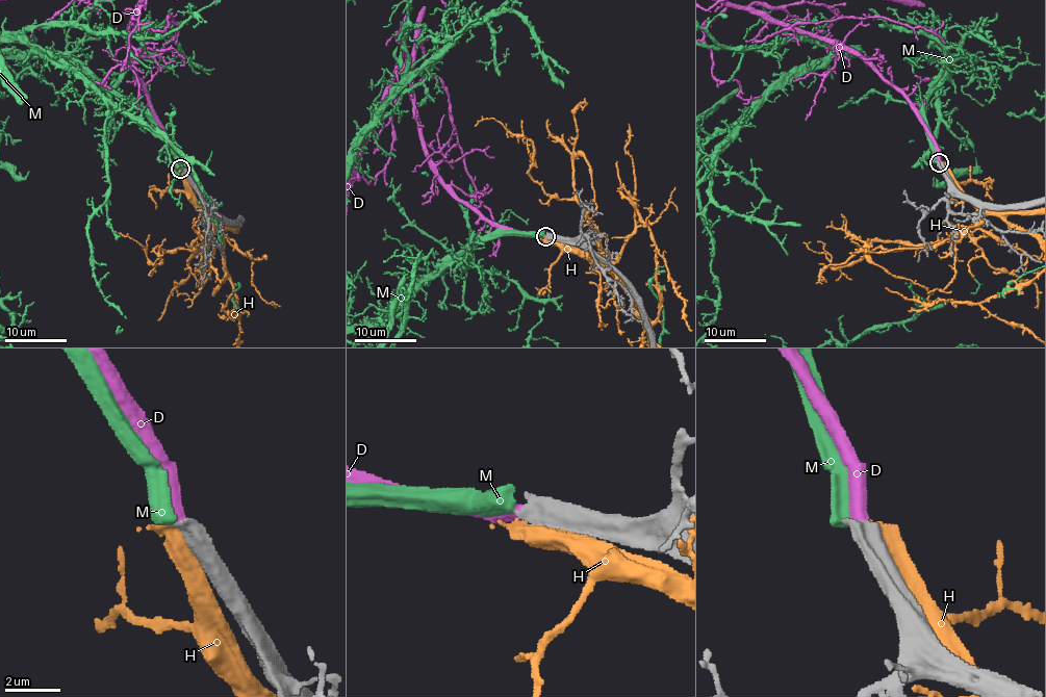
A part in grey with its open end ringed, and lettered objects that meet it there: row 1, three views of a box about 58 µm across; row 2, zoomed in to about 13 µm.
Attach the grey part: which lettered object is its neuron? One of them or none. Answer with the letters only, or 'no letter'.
M

